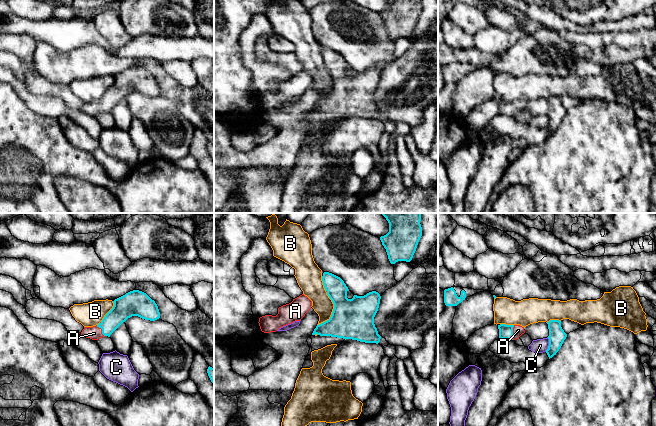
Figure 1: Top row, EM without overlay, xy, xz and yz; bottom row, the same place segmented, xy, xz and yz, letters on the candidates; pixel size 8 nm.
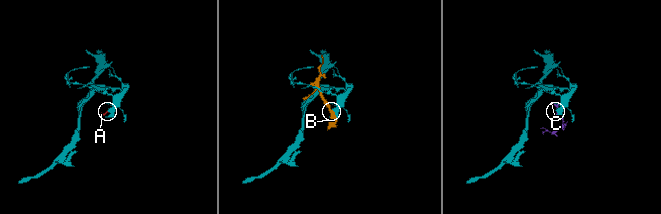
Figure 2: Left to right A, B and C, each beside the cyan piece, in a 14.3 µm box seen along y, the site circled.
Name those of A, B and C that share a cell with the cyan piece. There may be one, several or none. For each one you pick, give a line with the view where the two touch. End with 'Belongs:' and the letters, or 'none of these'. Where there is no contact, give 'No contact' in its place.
A: Touches cyan in yz
Belongs: A

